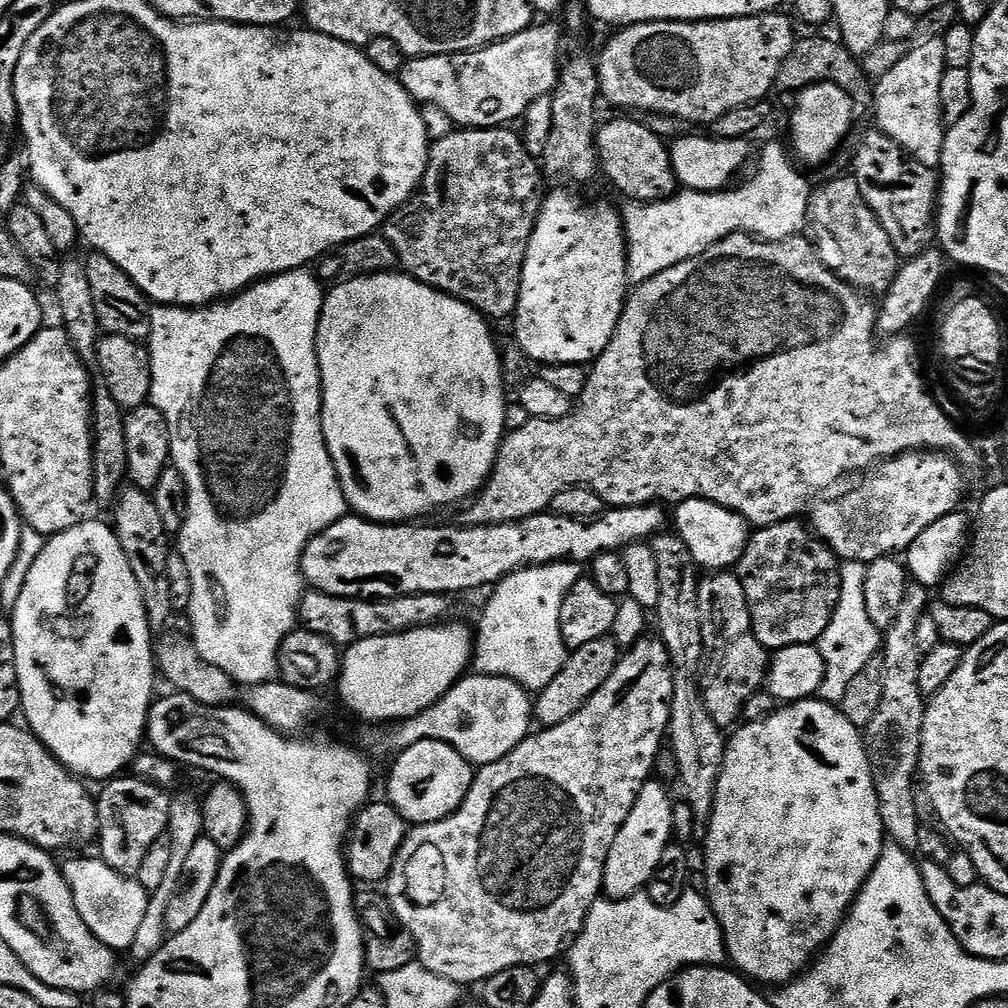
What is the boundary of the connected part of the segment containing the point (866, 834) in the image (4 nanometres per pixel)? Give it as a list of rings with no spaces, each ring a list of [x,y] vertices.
[[[819,698],[788,702],[777,707],[763,720],[745,723],[743,727],[737,727],[727,737],[728,749],[724,755],[722,774],[718,778],[718,790],[714,797],[712,817],[707,825],[708,834],[702,840],[704,872],[708,875],[706,895],[718,918],[720,929],[724,932],[724,945],[728,948],[728,960],[736,963],[735,967],[749,981],[761,980],[764,984],[783,986],[805,971],[817,953],[839,930],[840,923],[844,921],[849,908],[852,907],[860,892],[860,887],[866,882],[866,878],[874,870],[882,854],[886,843],[886,833],[880,817],[880,803],[876,797],[876,787],[872,781],[868,749],[864,746],[861,729],[856,728],[854,722],[850,722],[850,718],[846,718],[835,703],[828,703]]]

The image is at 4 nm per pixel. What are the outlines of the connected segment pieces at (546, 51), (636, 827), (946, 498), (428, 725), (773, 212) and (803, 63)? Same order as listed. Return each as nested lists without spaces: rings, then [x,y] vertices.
[[[536,22],[525,32],[472,52],[409,59],[398,79],[417,105],[436,106],[461,129],[498,128],[519,121],[530,102],[551,96],[561,67],[559,26]]]
[[[649,779],[638,794],[638,802],[634,802],[634,810],[630,810],[630,818],[622,822],[622,830],[618,830],[618,838],[614,838],[614,846],[610,846],[610,854],[604,867],[603,895],[608,898],[624,900],[628,896],[643,893],[655,871],[658,862],[662,862],[662,850],[673,839],[672,808],[673,798],[656,781]]]
[[[937,450],[904,452],[901,456],[894,456],[877,464],[861,479],[865,480],[857,488],[850,489],[845,496],[840,496],[837,500],[821,499],[813,503],[810,508],[811,531],[825,544],[829,544],[844,562],[857,560],[869,565],[883,556],[907,553],[914,538],[918,538],[918,534],[922,534],[926,526],[934,526],[938,518],[957,511],[963,505],[960,503],[964,500],[964,475],[966,475],[965,469],[953,457],[943,452]]]
[[[468,674],[422,714],[371,729],[368,738],[391,754],[402,753],[423,740],[441,740],[462,753],[469,764],[483,766],[513,752],[533,728],[534,700],[529,689],[506,676]]]
[[[780,144],[766,145],[760,169],[745,188],[718,192],[680,190],[667,200],[656,200],[653,204],[629,203],[629,208],[622,212],[624,236],[628,239],[629,281],[633,285],[646,282],[662,270],[670,270],[702,254],[735,232],[746,232],[762,240],[785,240],[803,233],[809,223],[810,187],[789,156]]]
[[[806,38],[799,39],[792,49],[782,70],[776,79],[775,91],[790,96],[800,93],[816,83],[832,82],[843,88],[849,95],[854,97],[859,106],[868,107],[873,103],[874,90],[863,70],[863,65],[853,56],[852,52],[841,41],[830,38]]]

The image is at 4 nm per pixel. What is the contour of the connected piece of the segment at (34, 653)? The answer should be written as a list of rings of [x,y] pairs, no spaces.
[[[88,518],[75,524],[70,530],[51,537],[45,543],[42,554],[38,554],[38,562],[34,562],[30,574],[26,574],[26,586],[22,586],[18,606],[10,609],[10,619],[14,630],[14,662],[18,662],[20,706],[22,716],[28,719],[26,724],[32,735],[38,737],[48,747],[49,752],[77,777],[87,778],[89,781],[100,780],[99,782],[119,777],[127,769],[124,767],[127,764],[129,767],[135,761],[141,751],[140,743],[145,743],[148,712],[154,703],[152,687],[156,684],[156,678],[158,680],[158,667],[154,659],[154,630],[148,625],[142,590],[138,586],[138,578],[134,578],[134,570],[130,570],[130,562],[118,542],[115,531],[109,525],[107,528],[106,525]]]

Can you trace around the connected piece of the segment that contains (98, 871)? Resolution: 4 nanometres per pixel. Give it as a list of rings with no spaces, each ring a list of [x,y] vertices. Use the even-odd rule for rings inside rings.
[[[80,856],[77,860],[63,861],[61,871],[64,879],[71,888],[72,897],[78,910],[79,917],[95,936],[108,948],[115,952],[129,951],[134,942],[135,935],[138,934],[139,927],[146,916],[146,907],[149,906],[149,893],[142,885],[135,880],[135,877],[127,876],[118,872],[106,863],[105,860],[88,856]]]

